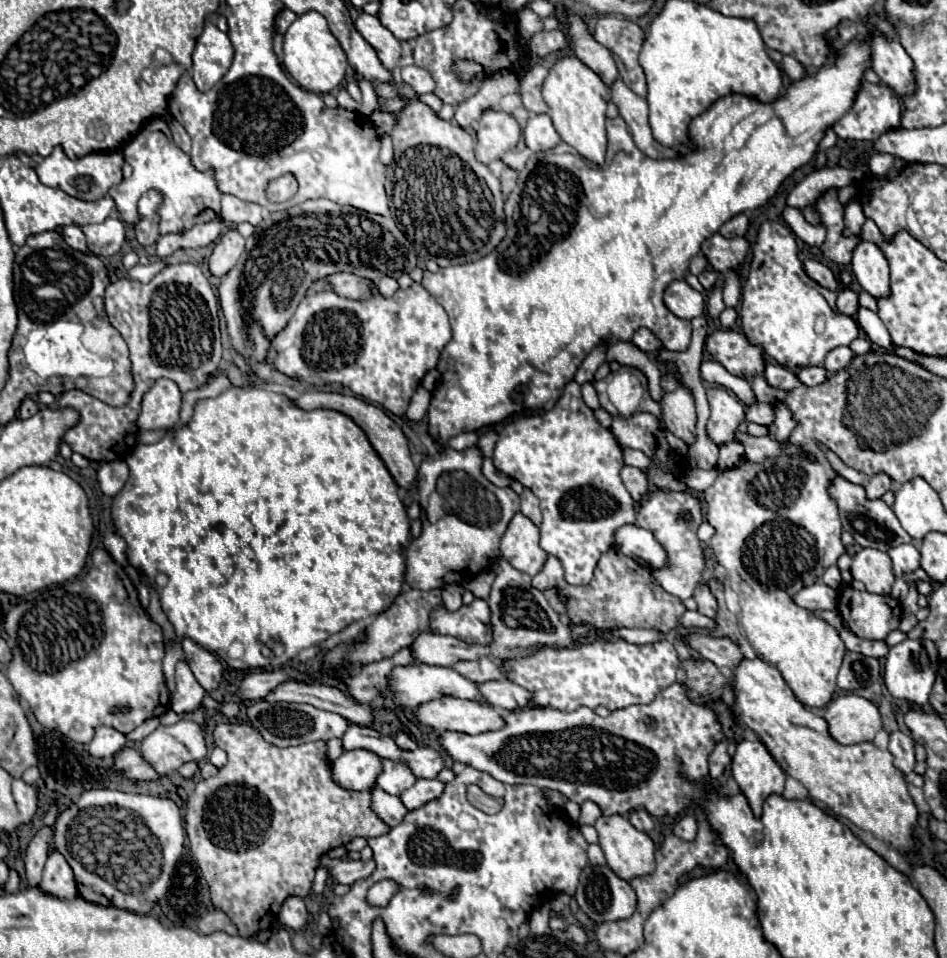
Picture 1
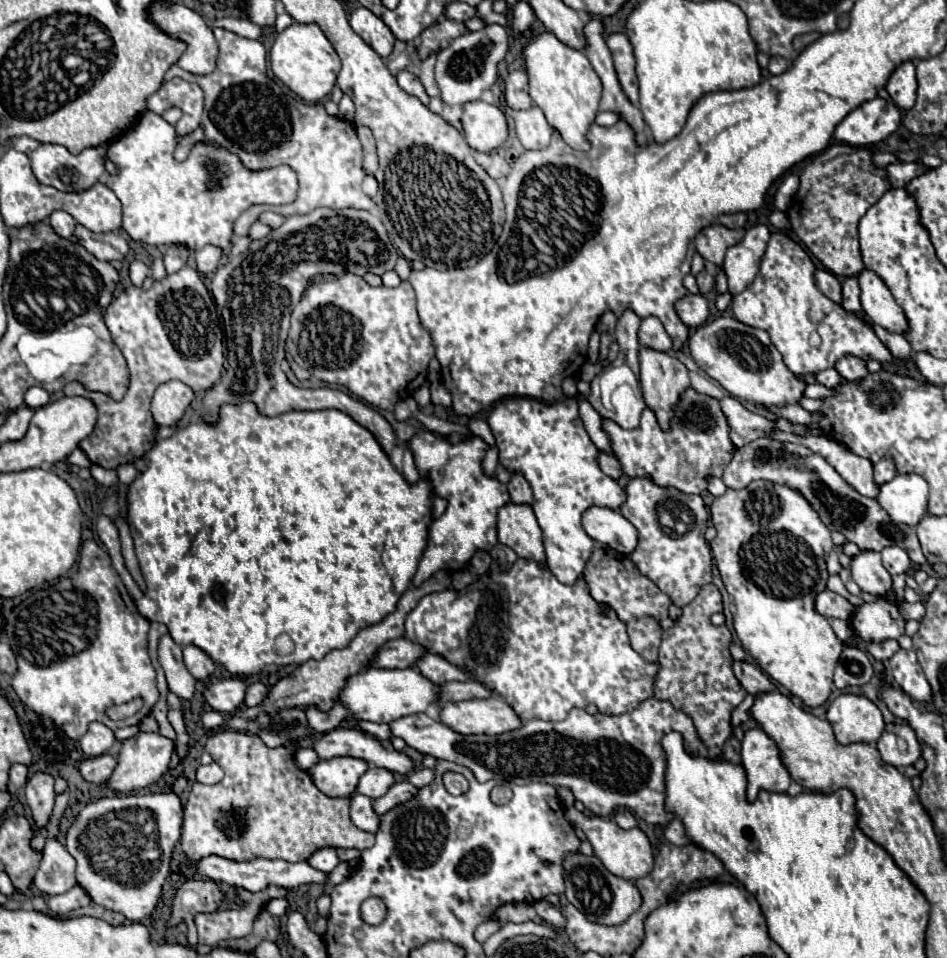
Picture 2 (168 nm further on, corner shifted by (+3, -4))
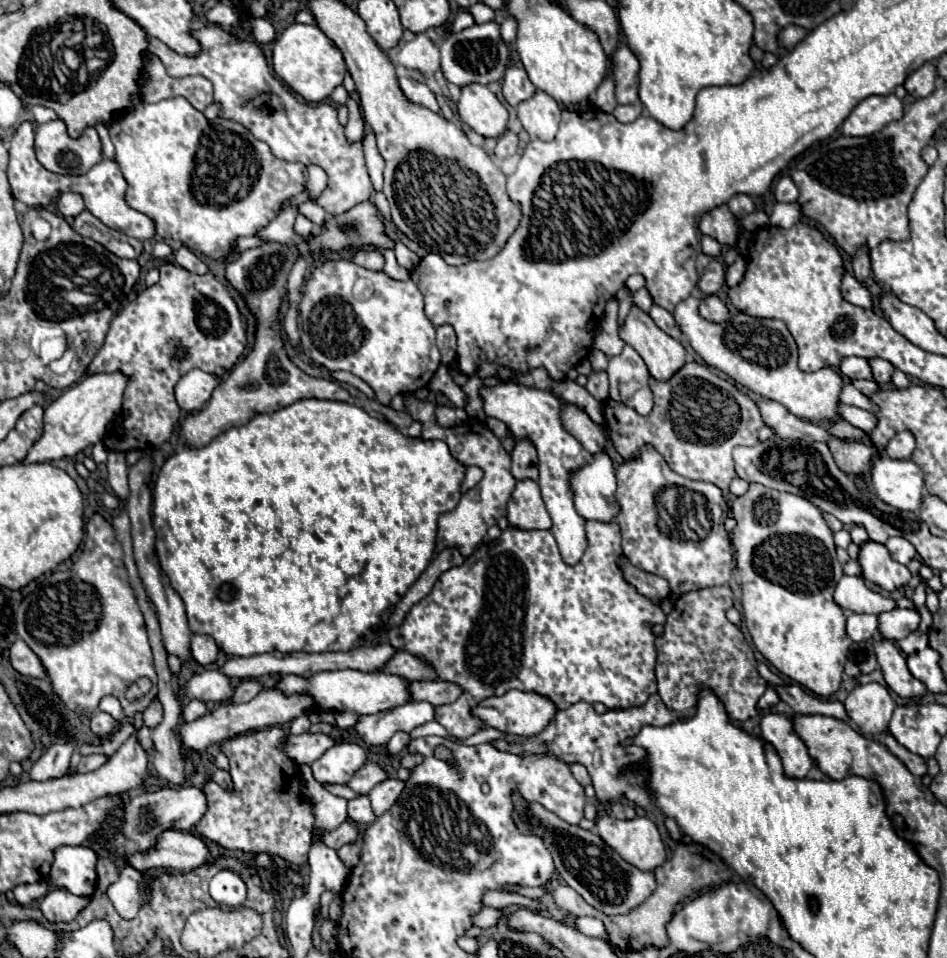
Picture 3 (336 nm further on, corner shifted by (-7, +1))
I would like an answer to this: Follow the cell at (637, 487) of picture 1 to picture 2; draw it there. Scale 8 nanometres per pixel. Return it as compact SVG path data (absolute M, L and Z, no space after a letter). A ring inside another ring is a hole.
M600 454L600 458L598 458L598 464L600 464L600 468L602 468L602 472L606 474L606 476L610 476L610 478L614 478L614 480L620 480L622 476L624 476L624 472L622 472L622 466L620 466L620 462L614 458L614 456L608 456L608 454Z

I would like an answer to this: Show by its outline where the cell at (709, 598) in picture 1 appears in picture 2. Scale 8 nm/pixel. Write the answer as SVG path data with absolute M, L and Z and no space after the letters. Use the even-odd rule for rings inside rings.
M714 584L700 588L694 602L682 608L678 626L664 630L660 644L660 672L656 676L654 698L672 702L674 708L682 710L694 720L700 738L706 742L708 758L716 760L722 754L724 742L730 738L730 714L748 696L740 682L732 674L732 656L728 646L732 634L726 626L712 626L710 616L722 612L722 598Z

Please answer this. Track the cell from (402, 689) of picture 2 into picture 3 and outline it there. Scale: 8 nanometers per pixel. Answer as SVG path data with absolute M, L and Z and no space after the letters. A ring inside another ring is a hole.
M338 669L314 675L282 675L276 687L284 695L308 695L314 699L314 705L324 711L354 711L360 715L372 715L408 703L408 681L400 681L400 677L392 677L382 671L360 673L354 669Z

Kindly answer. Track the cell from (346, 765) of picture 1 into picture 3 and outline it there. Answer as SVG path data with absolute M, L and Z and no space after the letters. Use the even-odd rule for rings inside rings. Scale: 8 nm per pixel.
M348 741L334 743L320 759L312 763L312 771L318 783L340 783L346 785L348 777L366 763L366 751Z

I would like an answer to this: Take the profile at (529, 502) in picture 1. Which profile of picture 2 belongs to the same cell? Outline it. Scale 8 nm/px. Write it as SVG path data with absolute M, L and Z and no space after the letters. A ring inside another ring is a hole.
M512 474L512 480L508 484L508 492L510 492L510 498L514 504L528 504L530 506L534 502L530 484L520 474Z

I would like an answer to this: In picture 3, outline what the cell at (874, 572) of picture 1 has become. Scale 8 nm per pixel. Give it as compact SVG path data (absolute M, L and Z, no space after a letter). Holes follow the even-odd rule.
M866 541L860 545L860 557L858 563L862 567L862 577L878 587L882 587L888 593L898 591L900 587L908 585L910 571L894 561L888 553L888 549L882 543Z

